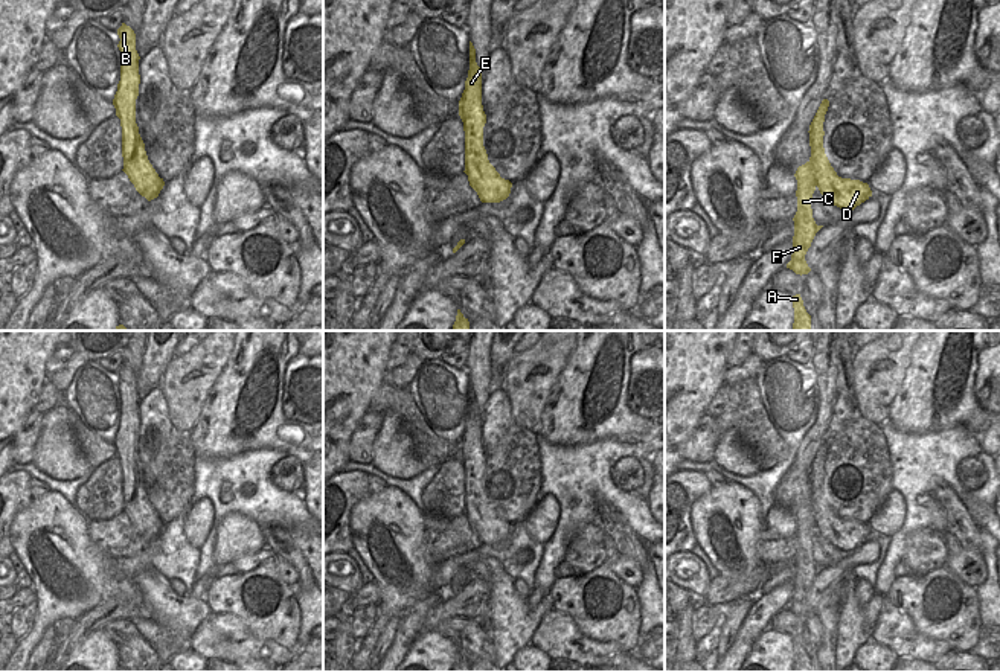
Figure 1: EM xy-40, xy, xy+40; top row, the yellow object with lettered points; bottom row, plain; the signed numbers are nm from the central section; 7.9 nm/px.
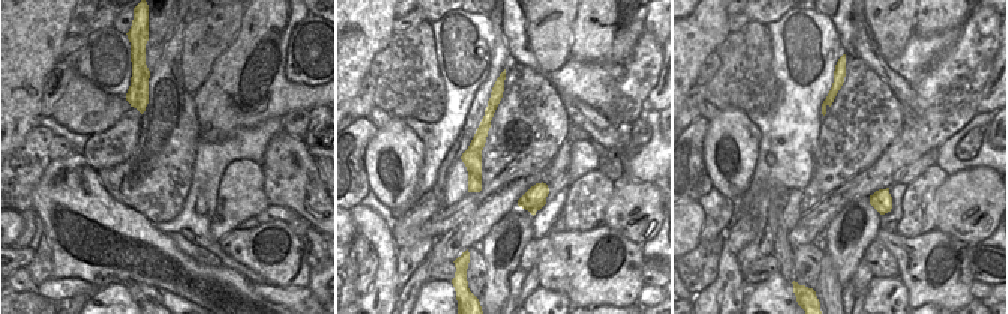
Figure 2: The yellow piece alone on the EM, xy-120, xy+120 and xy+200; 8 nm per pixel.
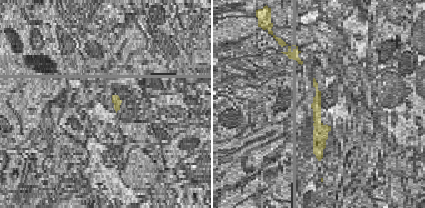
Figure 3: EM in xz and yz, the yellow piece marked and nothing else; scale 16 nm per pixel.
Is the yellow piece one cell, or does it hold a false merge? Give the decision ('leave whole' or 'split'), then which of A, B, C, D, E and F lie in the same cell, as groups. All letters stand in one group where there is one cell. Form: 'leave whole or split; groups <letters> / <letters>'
split; groups A C F / B D E

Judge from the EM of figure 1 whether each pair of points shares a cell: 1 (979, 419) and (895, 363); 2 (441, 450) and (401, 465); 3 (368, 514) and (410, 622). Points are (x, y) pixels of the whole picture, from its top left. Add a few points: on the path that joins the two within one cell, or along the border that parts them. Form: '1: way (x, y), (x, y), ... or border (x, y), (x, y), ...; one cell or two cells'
1: border (913, 346), (901, 387), (892, 403); two cells
2: border (404, 424), (413, 451), (426, 468); two cells
3: border (436, 592), (418, 599), (401, 616); two cells

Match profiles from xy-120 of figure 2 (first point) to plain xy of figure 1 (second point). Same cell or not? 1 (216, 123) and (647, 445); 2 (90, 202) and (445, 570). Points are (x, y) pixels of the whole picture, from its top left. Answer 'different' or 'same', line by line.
1: different
2: different

